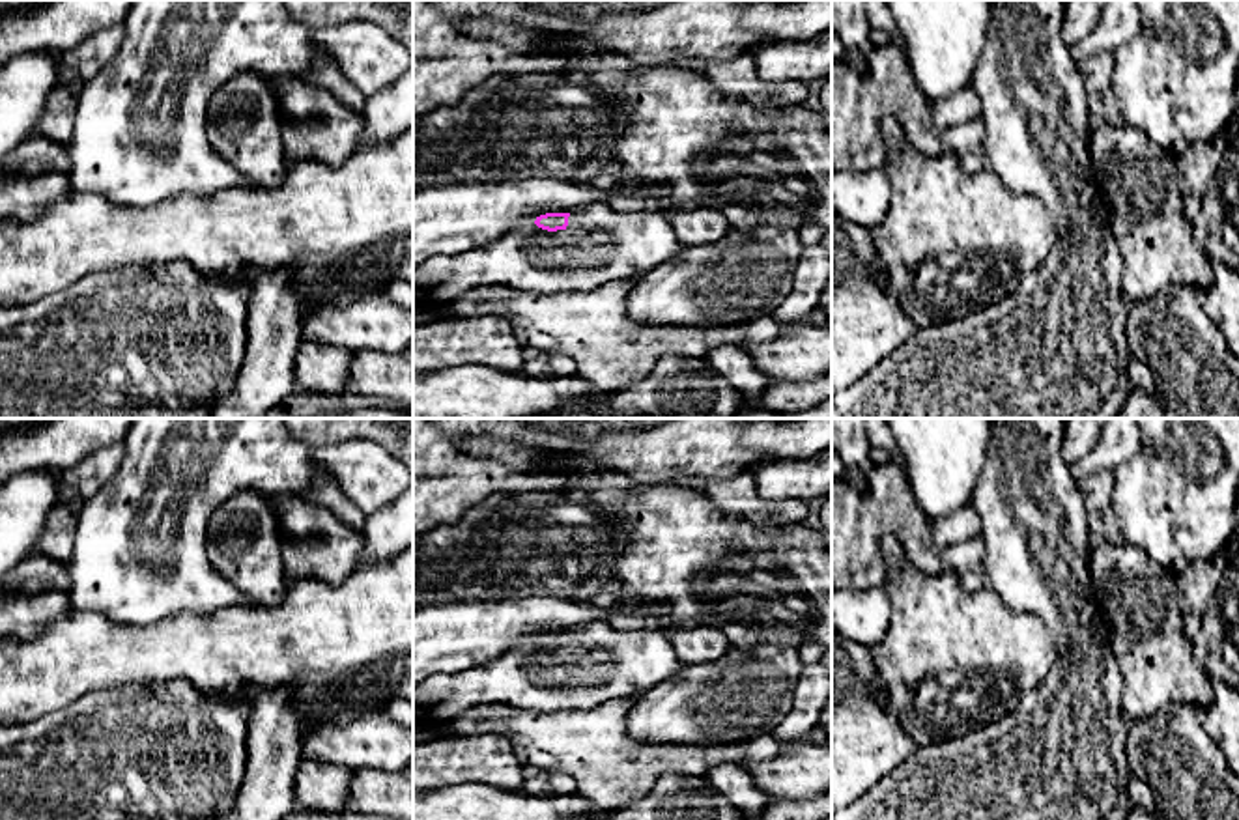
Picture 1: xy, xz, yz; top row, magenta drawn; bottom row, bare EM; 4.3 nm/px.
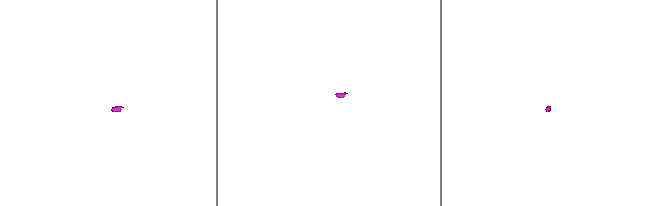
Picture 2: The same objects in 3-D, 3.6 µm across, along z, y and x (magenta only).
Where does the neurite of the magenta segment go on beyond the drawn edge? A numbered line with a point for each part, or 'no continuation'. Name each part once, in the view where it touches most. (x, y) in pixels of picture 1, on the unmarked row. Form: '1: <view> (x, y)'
1: xz (598, 664)

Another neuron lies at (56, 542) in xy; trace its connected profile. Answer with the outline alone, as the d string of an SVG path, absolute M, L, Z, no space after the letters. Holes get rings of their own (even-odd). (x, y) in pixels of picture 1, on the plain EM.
M71 499L67 502L64 501L49 514L37 544L39 555L56 562L67 562L71 558L80 506L80 499Z

